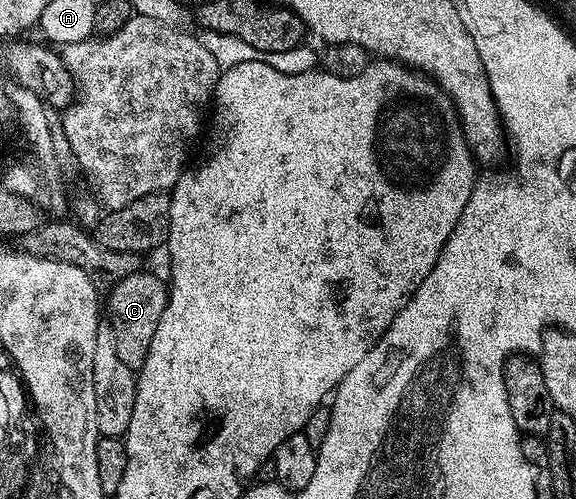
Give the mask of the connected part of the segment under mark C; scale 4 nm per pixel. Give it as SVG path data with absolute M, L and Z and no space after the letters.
M141 269L131 276L124 277L109 288L110 319L108 326L114 331L116 354L120 361L128 365L135 373L144 365L144 357L148 357L148 345L152 345L152 336L156 334L156 325L160 325L160 317L166 308L168 287L148 269Z

